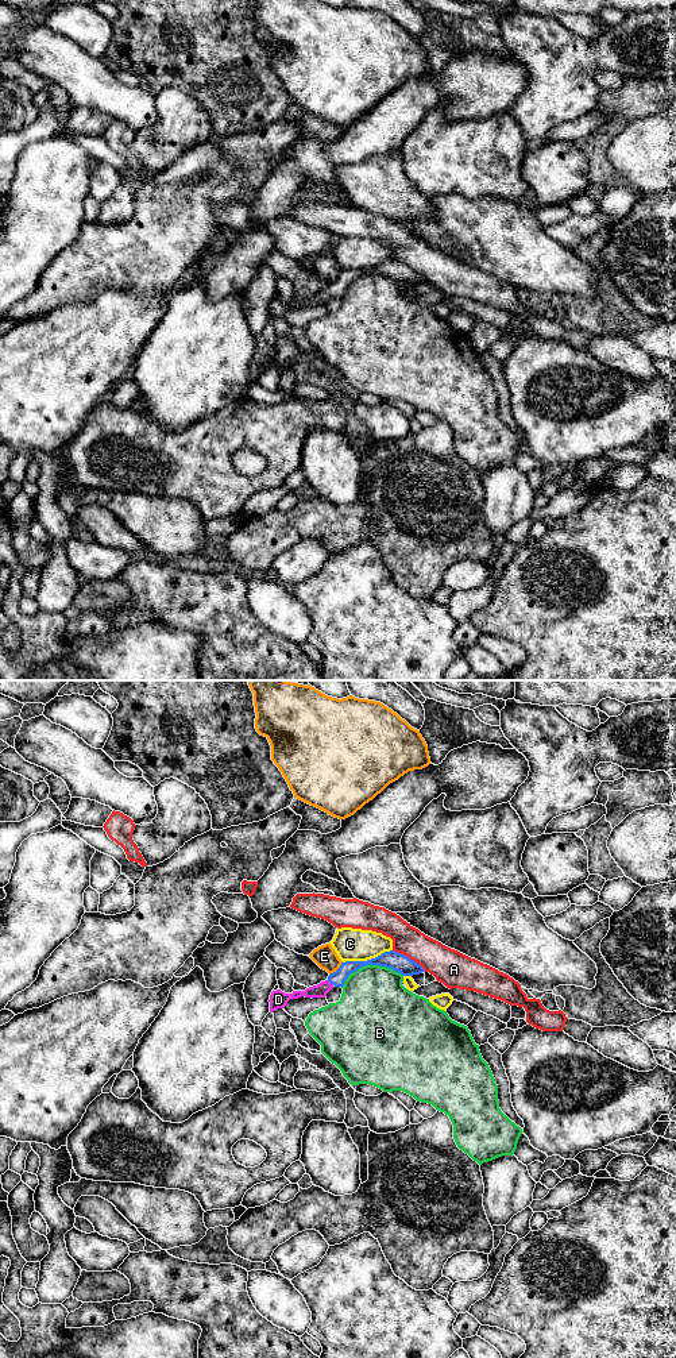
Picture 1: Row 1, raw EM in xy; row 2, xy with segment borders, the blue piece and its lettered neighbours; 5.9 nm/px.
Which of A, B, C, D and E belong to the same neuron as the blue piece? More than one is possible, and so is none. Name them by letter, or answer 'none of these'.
D

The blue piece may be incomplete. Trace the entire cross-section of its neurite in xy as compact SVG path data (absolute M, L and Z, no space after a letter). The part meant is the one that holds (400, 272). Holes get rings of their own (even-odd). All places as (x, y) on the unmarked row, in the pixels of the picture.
M394 259L385 261L381 265L367 270L345 270L341 271L340 277L336 281L331 282L325 290L309 296L305 300L293 300L291 302L285 302L281 298L273 300L269 309L270 321L278 317L285 317L290 308L298 308L301 305L312 308L325 306L333 296L343 296L351 282L356 281L358 278L366 274L379 274L391 277L402 285L413 285L425 281L424 277L416 270Z

